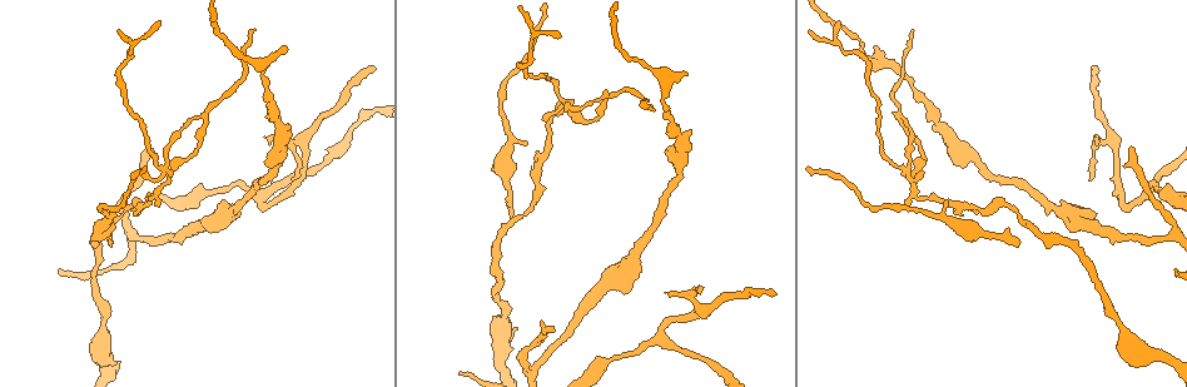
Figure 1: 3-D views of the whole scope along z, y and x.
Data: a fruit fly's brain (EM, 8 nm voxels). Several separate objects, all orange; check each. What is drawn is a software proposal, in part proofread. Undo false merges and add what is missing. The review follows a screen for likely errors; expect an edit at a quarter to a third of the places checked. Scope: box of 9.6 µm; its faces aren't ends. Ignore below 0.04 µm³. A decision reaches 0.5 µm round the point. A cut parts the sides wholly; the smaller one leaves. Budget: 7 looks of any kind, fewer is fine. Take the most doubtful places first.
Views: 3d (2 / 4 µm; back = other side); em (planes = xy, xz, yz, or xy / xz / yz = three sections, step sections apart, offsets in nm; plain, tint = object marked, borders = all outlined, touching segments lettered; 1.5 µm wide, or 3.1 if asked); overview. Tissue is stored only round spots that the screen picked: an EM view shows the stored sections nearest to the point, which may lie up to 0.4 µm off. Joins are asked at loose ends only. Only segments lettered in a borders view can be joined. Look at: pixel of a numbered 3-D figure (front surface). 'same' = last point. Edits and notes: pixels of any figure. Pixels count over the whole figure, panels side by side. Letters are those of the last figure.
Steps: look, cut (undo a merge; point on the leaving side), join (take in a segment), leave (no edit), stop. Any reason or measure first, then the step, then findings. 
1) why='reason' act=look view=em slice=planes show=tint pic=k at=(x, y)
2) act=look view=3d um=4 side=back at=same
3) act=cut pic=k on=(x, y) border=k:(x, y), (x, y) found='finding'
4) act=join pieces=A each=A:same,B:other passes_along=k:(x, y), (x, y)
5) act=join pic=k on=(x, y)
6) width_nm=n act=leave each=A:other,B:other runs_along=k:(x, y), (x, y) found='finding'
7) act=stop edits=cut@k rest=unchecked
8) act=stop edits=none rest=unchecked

why='thin end' act=look view=3d um=2 pic=1 at=(1096, 143)

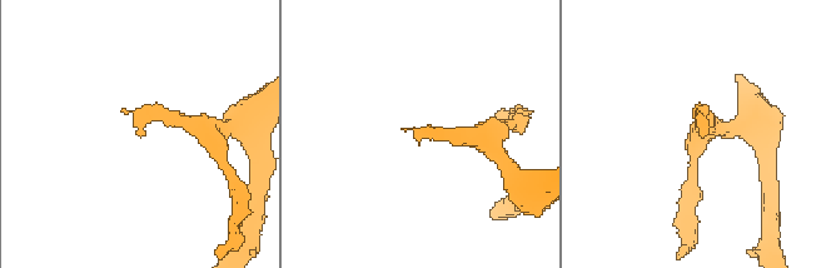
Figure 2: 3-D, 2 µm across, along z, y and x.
why='shape alone is not enough' act=look view=em slice=xy step=8 show=tint pic=2 at=(423, 136)

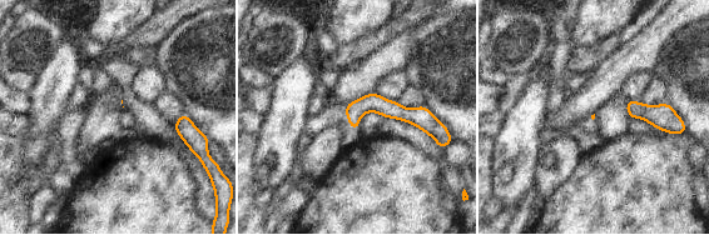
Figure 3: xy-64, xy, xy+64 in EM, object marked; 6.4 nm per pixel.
why='see the neighbours' act=look view=em slice=xy step=8 show=borders at=same

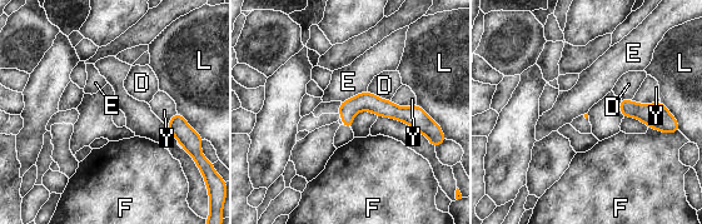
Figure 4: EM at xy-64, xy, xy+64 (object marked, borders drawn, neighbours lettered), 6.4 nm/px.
act=leave each=D:other,E:other,F:other,L:other,Y:other found='no lettered segment goes on from it'

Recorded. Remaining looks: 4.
why='an open end' act=look view=3d um=2 pic=1 at=(160, 21)

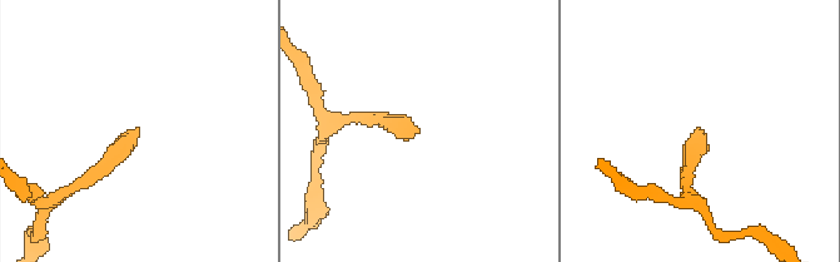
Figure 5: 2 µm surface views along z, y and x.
act=look view=em slice=planes show=borders pic=5 at=(415, 134)

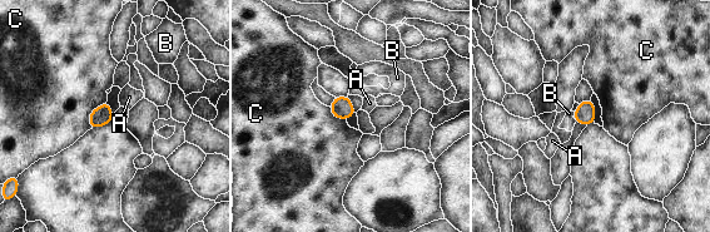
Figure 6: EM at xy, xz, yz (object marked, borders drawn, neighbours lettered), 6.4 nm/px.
width_nm=130 act=leave each=A:other,B:other,C:other border=6:(107, 99), (90, 113), (90, 128) found='none of them fits'

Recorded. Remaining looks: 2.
why='long arm stops here' act=look view=3d um=4 pic=1 at=(654, 108)

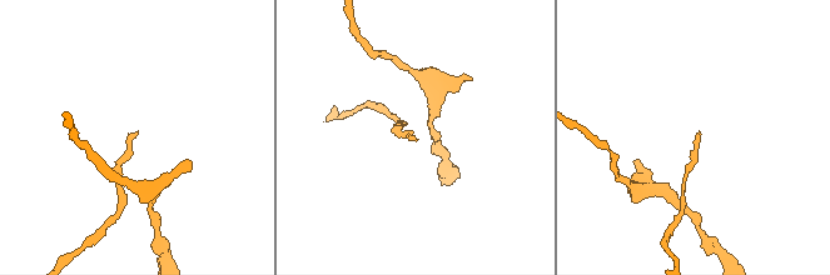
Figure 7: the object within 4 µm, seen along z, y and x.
why='shape alone is not enough' act=look view=em slice=planes show=borders pic=7 at=(138, 132)

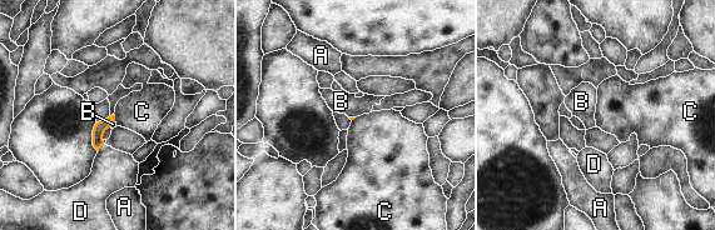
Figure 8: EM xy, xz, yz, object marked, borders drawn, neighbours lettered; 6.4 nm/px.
act=leave each=A:other,B:other,C:other,D:other border=8:(114, 114), (115, 120) found='none of them fits'

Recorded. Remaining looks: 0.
act=stop edits=none rest=unchecked

